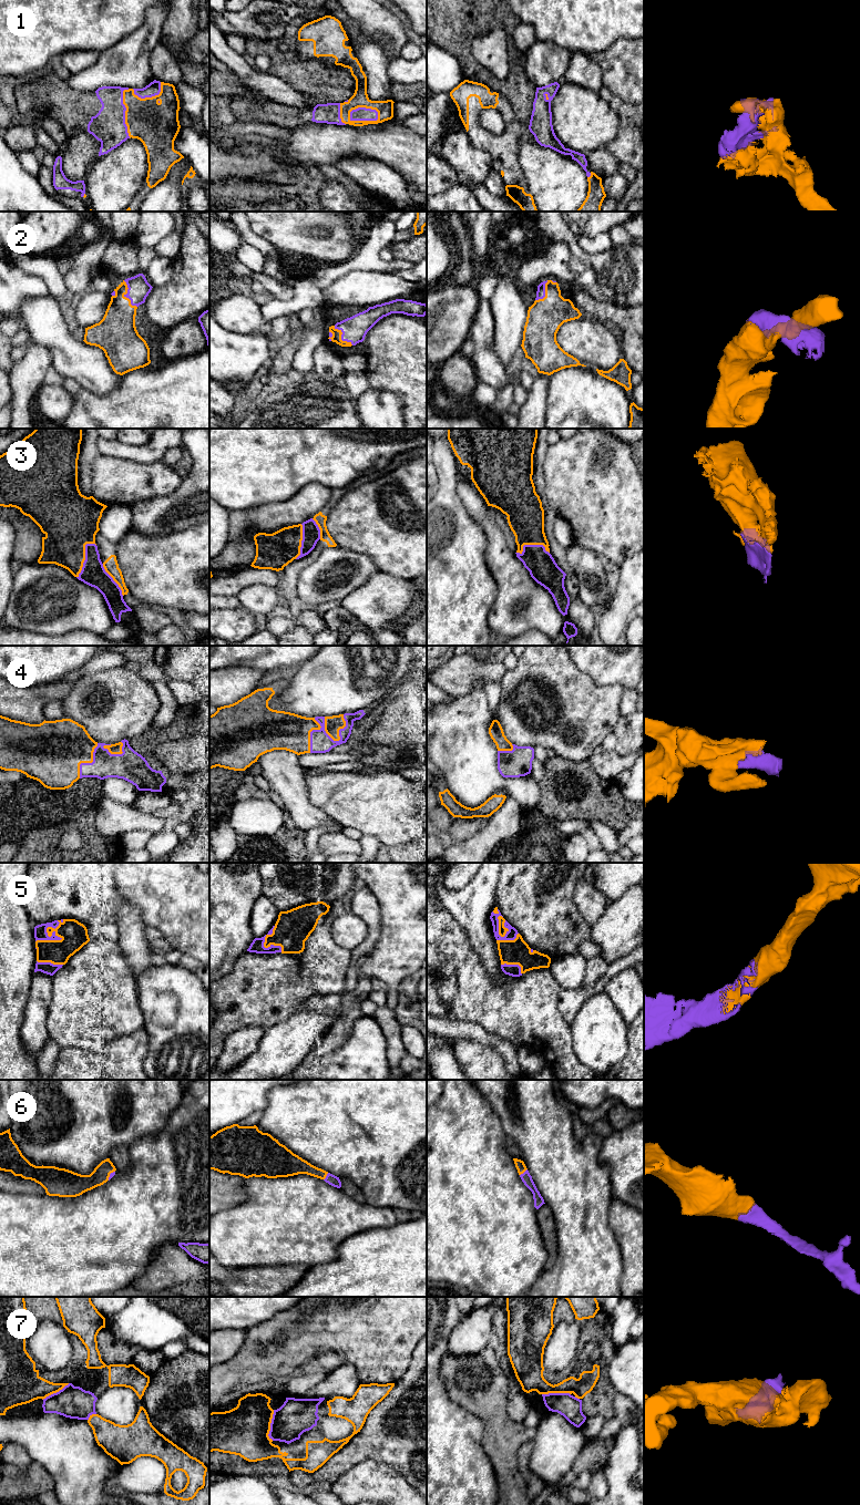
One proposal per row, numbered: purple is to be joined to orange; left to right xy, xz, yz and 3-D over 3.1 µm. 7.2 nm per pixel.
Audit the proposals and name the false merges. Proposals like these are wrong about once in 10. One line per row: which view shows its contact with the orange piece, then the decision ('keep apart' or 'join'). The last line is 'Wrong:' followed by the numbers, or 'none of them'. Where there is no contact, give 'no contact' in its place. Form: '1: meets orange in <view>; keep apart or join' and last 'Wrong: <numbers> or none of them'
1: meets orange in xz; join
2: meets orange in xy; join
3: meets orange in xy; join
4: meets orange in xz; join
5: meets orange in xy; join
6: meets orange in yz; join
7: meets orange in xz; join
Wrong: none of them

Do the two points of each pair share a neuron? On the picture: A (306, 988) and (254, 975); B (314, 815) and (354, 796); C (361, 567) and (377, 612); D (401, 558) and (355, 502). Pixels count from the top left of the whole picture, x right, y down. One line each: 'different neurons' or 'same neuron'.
A: same neuron
B: different neurons
C: different neurons
D: same neuron

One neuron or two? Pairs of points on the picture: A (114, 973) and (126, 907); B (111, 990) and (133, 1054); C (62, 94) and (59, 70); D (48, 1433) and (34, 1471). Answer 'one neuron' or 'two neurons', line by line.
A: two neurons
B: two neurons
C: two neurons
D: two neurons

